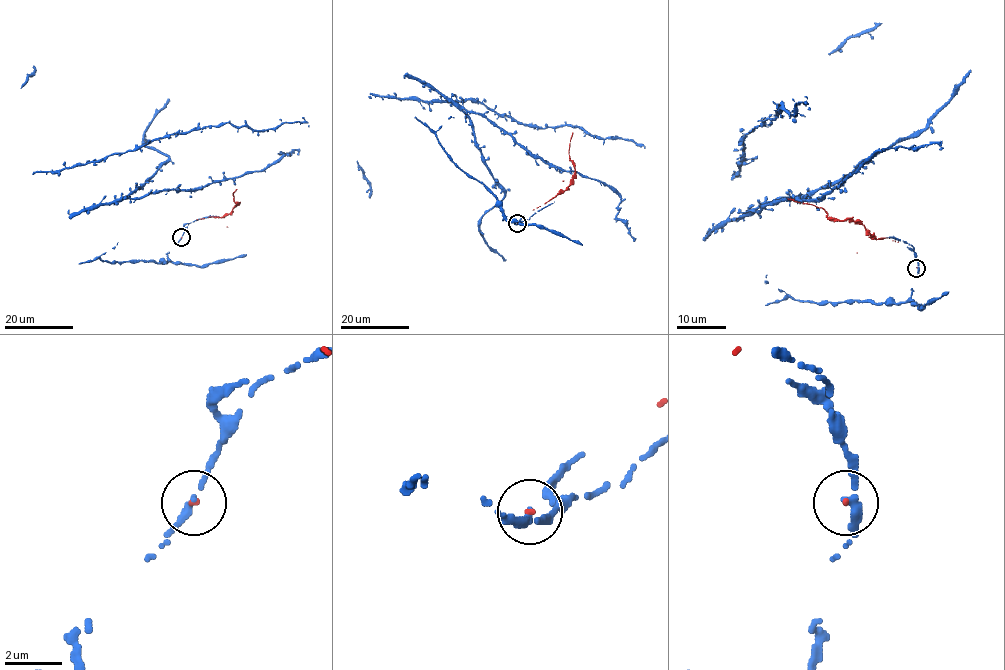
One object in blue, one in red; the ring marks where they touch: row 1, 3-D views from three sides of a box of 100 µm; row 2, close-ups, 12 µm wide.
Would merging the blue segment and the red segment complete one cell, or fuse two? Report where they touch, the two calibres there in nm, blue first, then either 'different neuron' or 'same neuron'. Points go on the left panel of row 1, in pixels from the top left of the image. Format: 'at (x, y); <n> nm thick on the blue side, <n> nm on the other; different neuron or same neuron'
at (181, 237); 240 nm thick on the blue side, 100 nm on the other; same neuron

